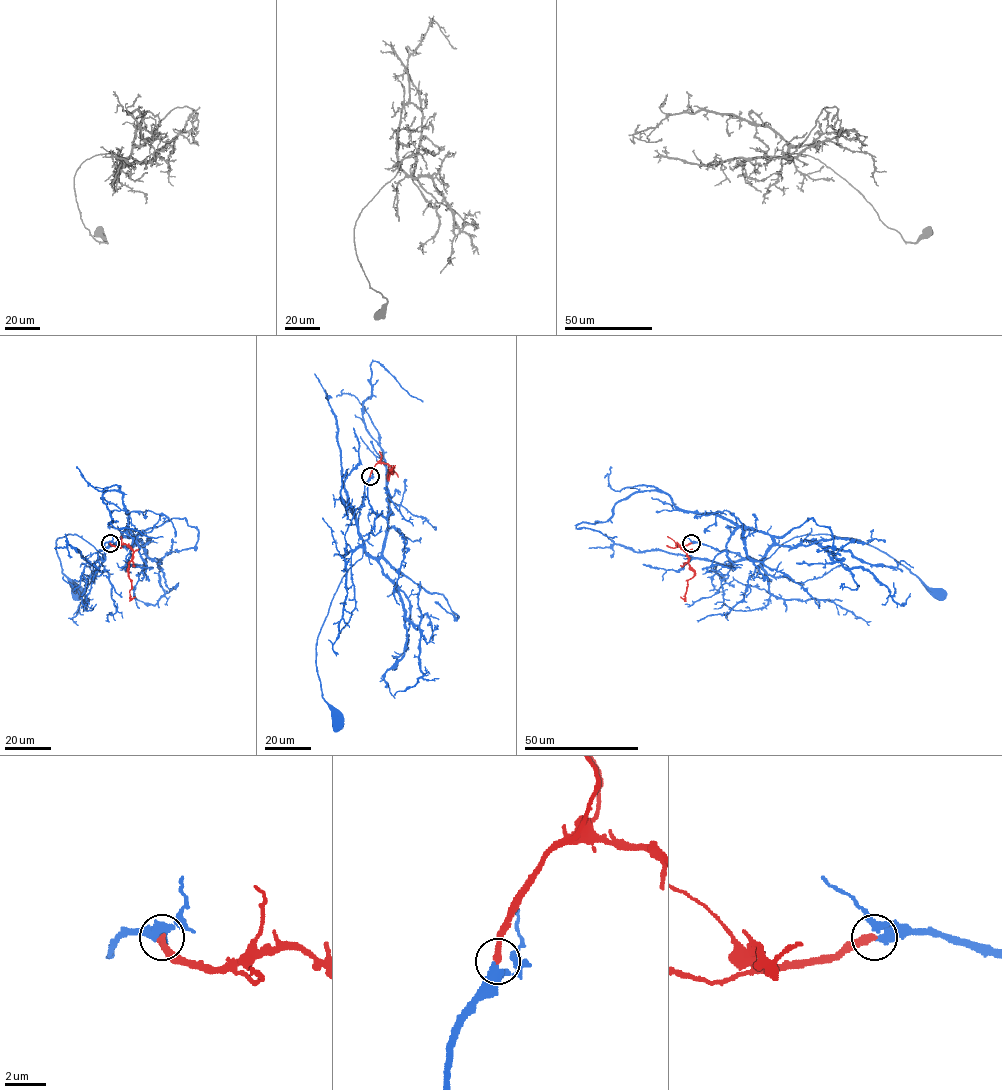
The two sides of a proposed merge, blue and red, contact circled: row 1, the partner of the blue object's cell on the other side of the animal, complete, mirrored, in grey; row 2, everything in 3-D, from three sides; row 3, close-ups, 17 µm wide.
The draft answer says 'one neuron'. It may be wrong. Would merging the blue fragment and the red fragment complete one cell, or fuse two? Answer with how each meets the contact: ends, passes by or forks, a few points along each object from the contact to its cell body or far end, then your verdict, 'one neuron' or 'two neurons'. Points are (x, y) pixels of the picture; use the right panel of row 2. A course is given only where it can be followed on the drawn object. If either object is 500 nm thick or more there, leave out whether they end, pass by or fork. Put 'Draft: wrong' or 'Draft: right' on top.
Draft: right
blue passes by; red ends; course blue (691, 543), (764, 561), (794, 537), (829, 534), (857, 539), (886, 552), (938, 594); course red (691, 543), (678, 546), (686, 553), (694, 571), (687, 581), (685, 597), (680, 596); one neuron

